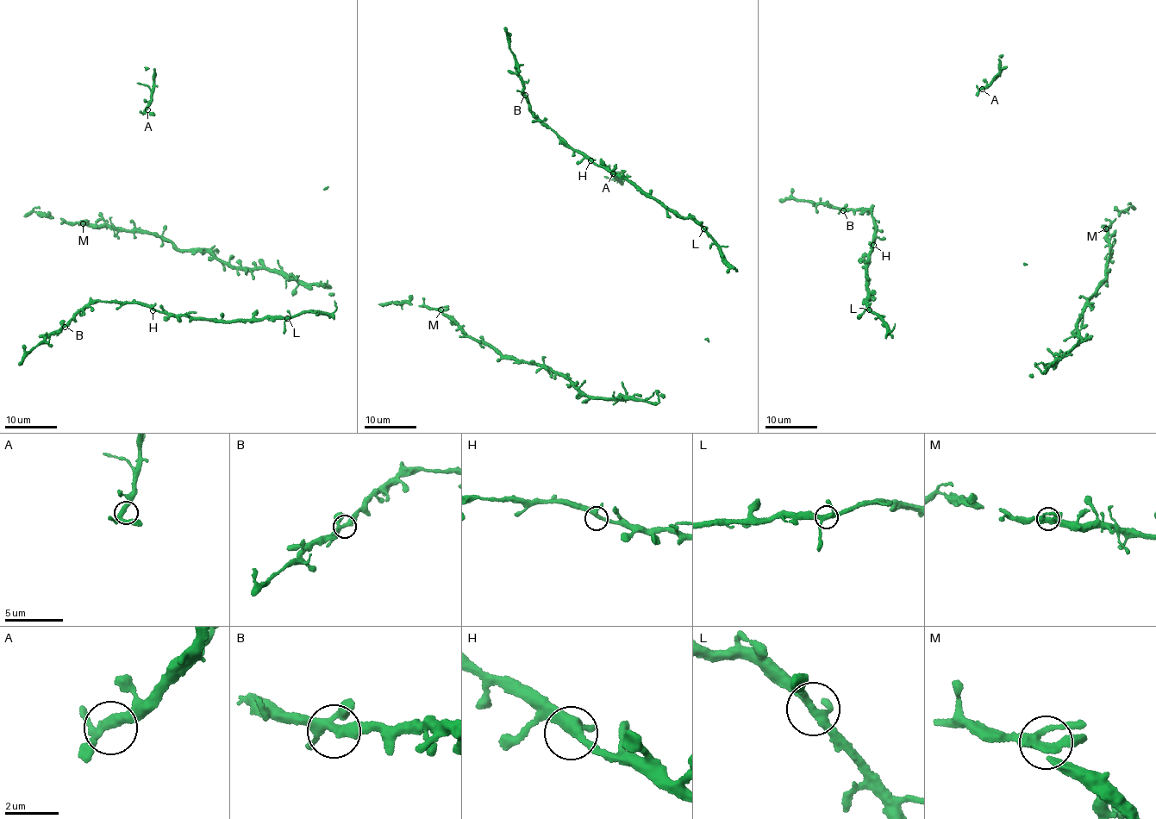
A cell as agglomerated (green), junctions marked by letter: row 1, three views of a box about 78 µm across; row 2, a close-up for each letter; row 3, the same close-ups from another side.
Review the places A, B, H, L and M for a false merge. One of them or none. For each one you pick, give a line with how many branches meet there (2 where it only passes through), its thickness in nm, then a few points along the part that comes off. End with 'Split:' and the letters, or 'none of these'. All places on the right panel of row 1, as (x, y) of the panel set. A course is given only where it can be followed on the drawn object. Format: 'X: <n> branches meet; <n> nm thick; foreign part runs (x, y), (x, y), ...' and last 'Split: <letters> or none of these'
Split: none of these

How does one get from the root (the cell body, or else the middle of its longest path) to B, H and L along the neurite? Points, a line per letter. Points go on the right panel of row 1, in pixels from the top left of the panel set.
B: (893, 337), (867, 304), (871, 296), (866, 267), (877, 225), (869, 209), (843, 210)
H: (893, 337), (867, 304), (871, 296), (866, 267), (873, 245)
L: (893, 337), (881, 319), (869, 309)

